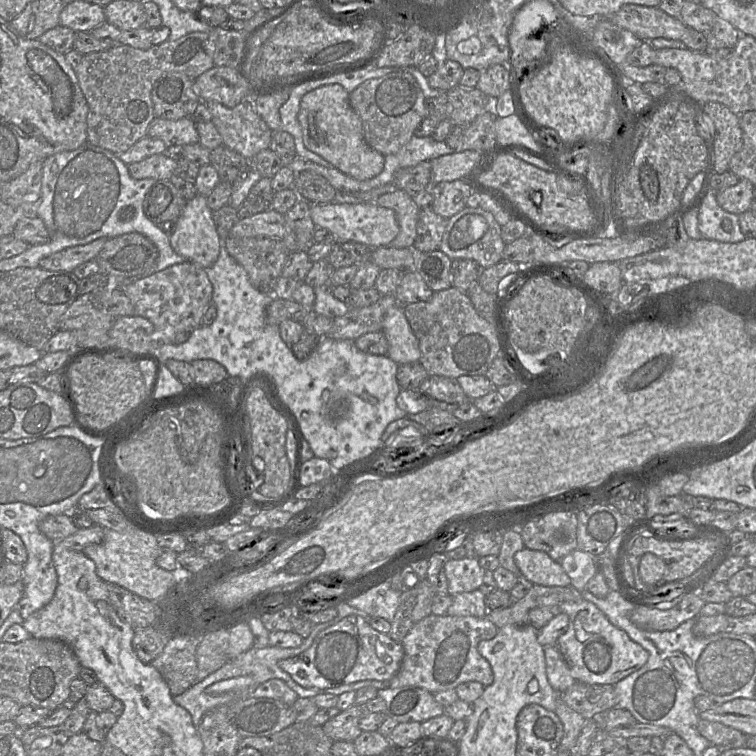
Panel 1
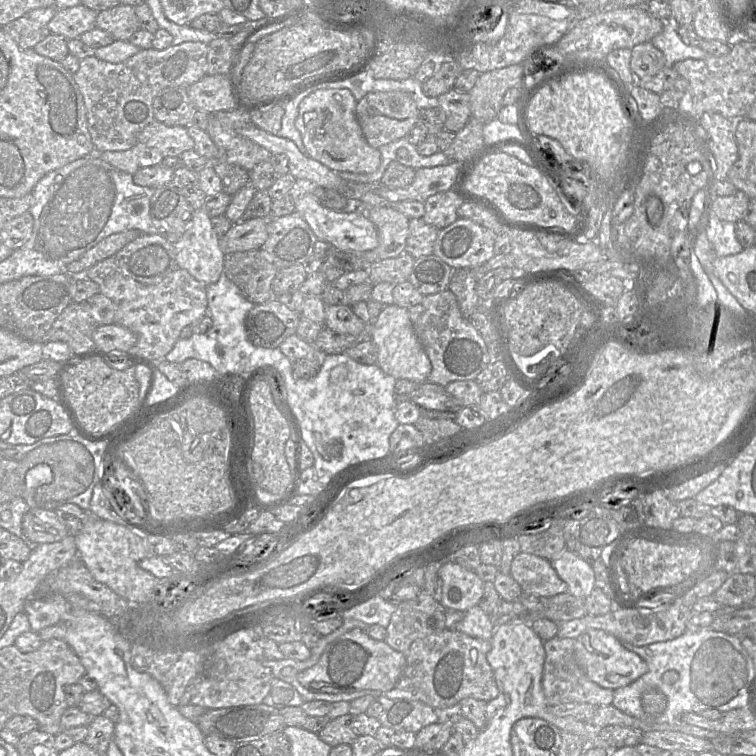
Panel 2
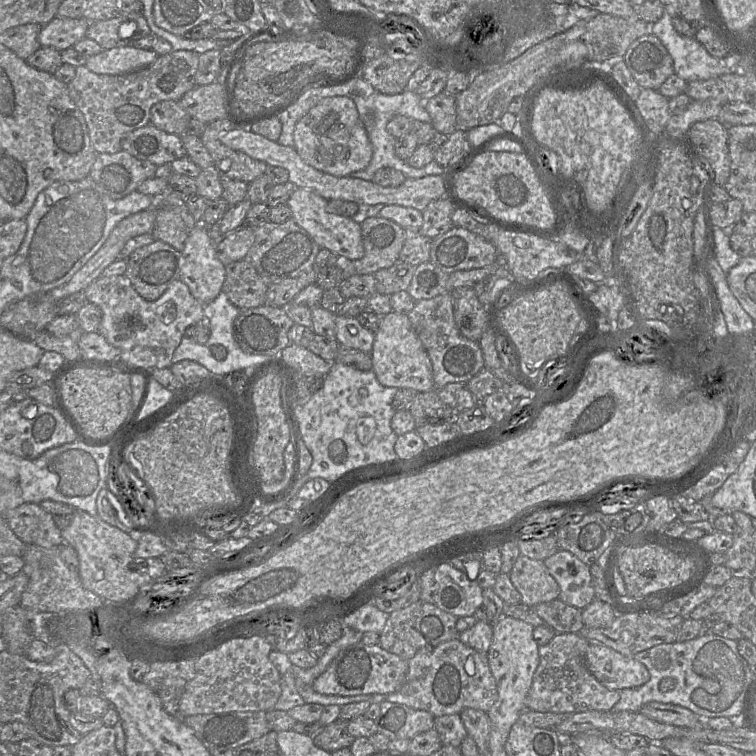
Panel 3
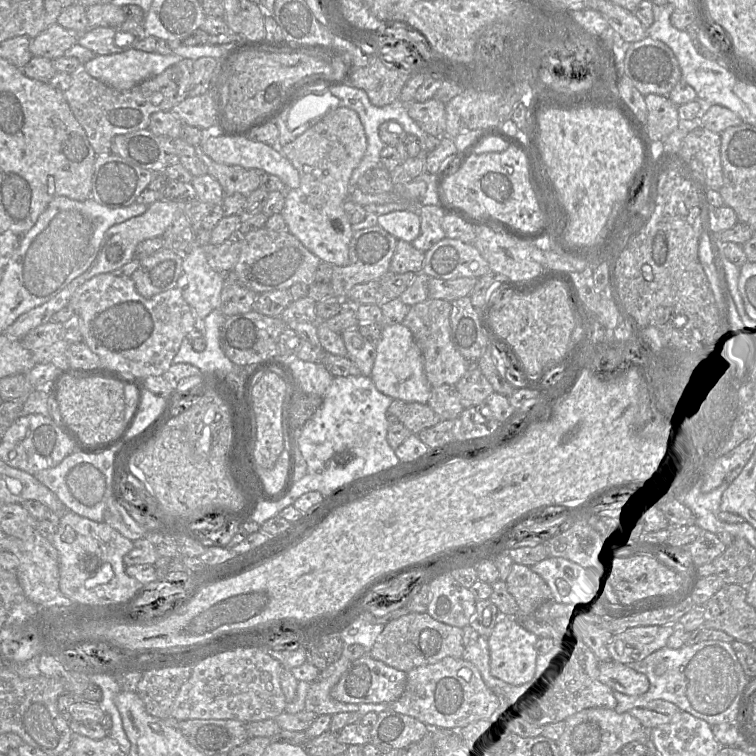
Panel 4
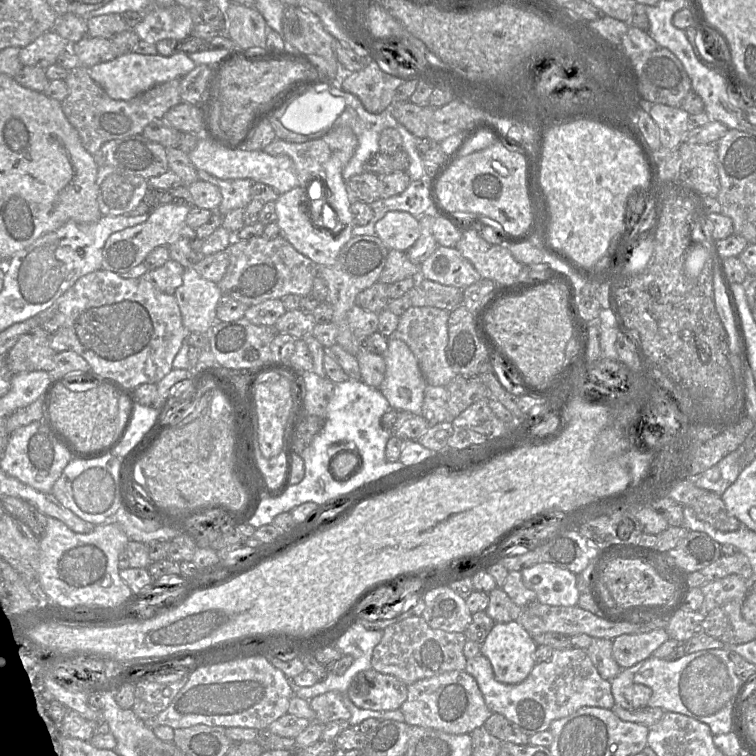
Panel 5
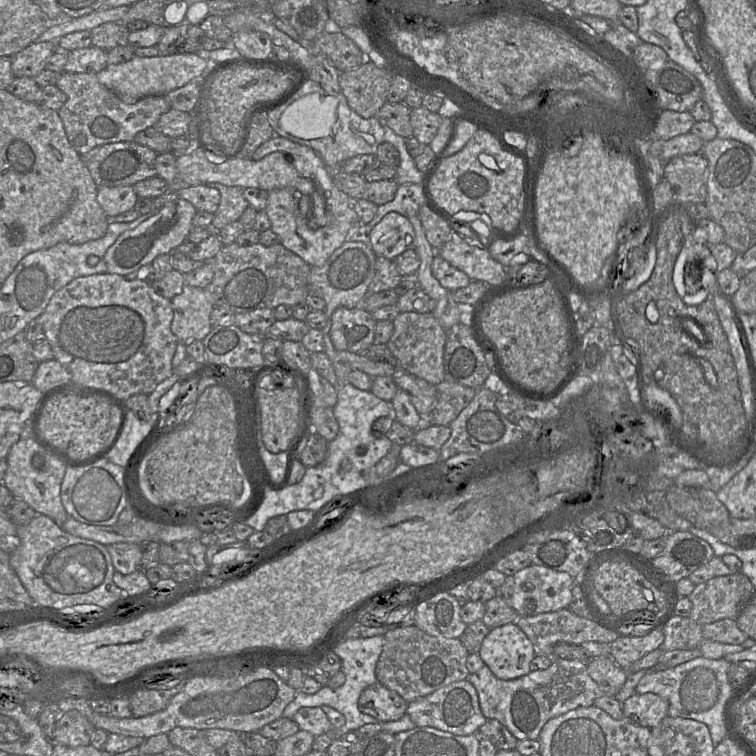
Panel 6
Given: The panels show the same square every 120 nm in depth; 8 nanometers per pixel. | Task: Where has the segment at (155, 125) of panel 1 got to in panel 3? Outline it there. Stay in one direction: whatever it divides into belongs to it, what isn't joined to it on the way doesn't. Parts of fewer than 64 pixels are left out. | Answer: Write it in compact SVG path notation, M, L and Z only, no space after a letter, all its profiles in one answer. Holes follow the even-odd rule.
M153 124L127 133L121 140L122 150L139 160L160 166L186 156L182 137L158 129Z

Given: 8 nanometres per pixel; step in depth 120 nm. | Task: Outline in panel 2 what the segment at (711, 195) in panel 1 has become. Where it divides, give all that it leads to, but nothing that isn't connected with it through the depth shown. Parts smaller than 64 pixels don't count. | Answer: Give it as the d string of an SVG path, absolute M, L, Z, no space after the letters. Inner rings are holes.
M712 206L710 209L706 235L717 257L740 253L744 248L736 237L736 223L719 219L712 211Z

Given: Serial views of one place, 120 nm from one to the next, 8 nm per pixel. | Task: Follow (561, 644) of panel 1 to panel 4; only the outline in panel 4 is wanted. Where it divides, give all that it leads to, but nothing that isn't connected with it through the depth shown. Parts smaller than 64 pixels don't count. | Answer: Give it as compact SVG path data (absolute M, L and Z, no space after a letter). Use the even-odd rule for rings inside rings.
M613 660L599 663L600 680L613 691L637 696L649 689L649 680L646 675L637 672L629 665Z

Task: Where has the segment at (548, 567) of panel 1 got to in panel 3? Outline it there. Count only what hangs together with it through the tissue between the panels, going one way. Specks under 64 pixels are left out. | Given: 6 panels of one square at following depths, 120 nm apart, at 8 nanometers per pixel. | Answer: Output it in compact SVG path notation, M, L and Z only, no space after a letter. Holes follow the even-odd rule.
M520 554L509 578L521 595L521 602L528 606L559 598L560 587L541 560Z

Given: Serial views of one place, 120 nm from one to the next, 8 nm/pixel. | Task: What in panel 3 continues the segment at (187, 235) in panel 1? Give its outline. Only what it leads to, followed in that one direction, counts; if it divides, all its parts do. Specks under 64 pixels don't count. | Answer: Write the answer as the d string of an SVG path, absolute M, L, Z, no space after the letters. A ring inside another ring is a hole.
M199 222L180 252L179 279L204 305L219 295L225 277L226 267L217 255L216 244L209 236L208 226Z

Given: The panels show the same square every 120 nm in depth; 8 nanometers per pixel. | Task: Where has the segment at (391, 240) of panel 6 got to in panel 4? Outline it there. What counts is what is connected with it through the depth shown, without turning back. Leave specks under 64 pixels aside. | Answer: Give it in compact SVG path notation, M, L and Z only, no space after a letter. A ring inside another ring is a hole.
M396 210L378 217L378 224L398 240L412 242L420 233L420 215L416 210Z

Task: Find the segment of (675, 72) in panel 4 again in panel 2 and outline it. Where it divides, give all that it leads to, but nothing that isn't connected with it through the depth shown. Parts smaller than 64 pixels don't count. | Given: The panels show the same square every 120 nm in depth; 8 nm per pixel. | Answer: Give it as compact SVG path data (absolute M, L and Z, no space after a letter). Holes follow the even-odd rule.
M651 41L639 43L632 48L631 70L635 75L634 85L641 78L651 78L666 67L665 54Z

